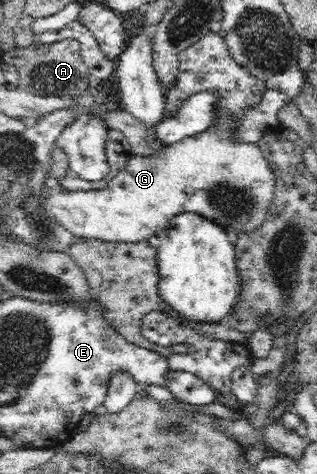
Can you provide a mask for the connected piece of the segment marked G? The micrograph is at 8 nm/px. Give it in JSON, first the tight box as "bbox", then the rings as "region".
{"bbox":[43,117,276,243],"region":[[[227,117],[223,125],[220,121],[212,121],[212,125],[203,133],[165,146],[157,155],[133,155],[127,166],[117,171],[116,177],[105,189],[71,192],[58,185],[45,187],[43,203],[46,215],[56,219],[61,227],[77,238],[99,238],[104,242],[135,243],[153,238],[167,222],[171,222],[174,215],[181,213],[213,219],[225,230],[233,227],[237,234],[251,233],[267,219],[269,205],[274,199],[276,178],[258,143],[242,143],[233,138],[239,127],[233,117]]]}

